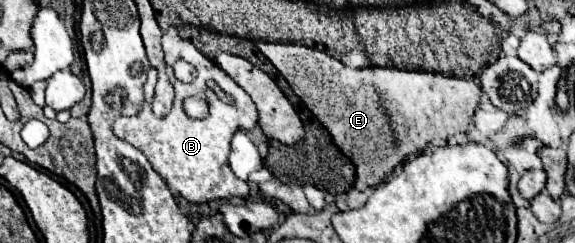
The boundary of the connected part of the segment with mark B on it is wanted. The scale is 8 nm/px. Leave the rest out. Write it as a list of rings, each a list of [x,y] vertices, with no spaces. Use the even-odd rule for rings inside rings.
[[[169,26],[163,32],[163,52],[165,52],[165,62],[167,62],[167,74],[175,88],[175,102],[173,102],[171,112],[165,118],[157,118],[151,110],[155,82],[157,82],[157,70],[151,68],[149,78],[145,82],[143,110],[131,118],[117,118],[113,124],[113,134],[117,138],[129,142],[137,150],[141,150],[147,156],[147,160],[153,164],[153,168],[165,178],[169,188],[173,192],[179,192],[183,198],[187,198],[193,204],[229,200],[231,196],[247,198],[250,192],[249,185],[233,174],[233,170],[229,168],[229,162],[227,162],[227,154],[229,154],[229,142],[237,130],[259,128],[259,114],[257,114],[255,102],[249,98],[249,94],[245,94],[245,90],[241,86],[237,86],[237,82],[225,70],[221,70],[213,60],[203,56],[189,40],[181,38],[179,30],[175,26]],[[177,60],[191,62],[197,68],[199,80],[193,80],[189,84],[177,80],[173,74],[173,64]],[[209,80],[213,80],[221,88],[225,98],[229,98],[229,100],[223,100],[221,94],[209,92],[207,90]],[[191,94],[193,96],[215,96],[215,112],[211,112],[209,116],[205,116],[201,120],[187,116],[183,110],[183,100],[185,100],[185,96],[191,96]]]

